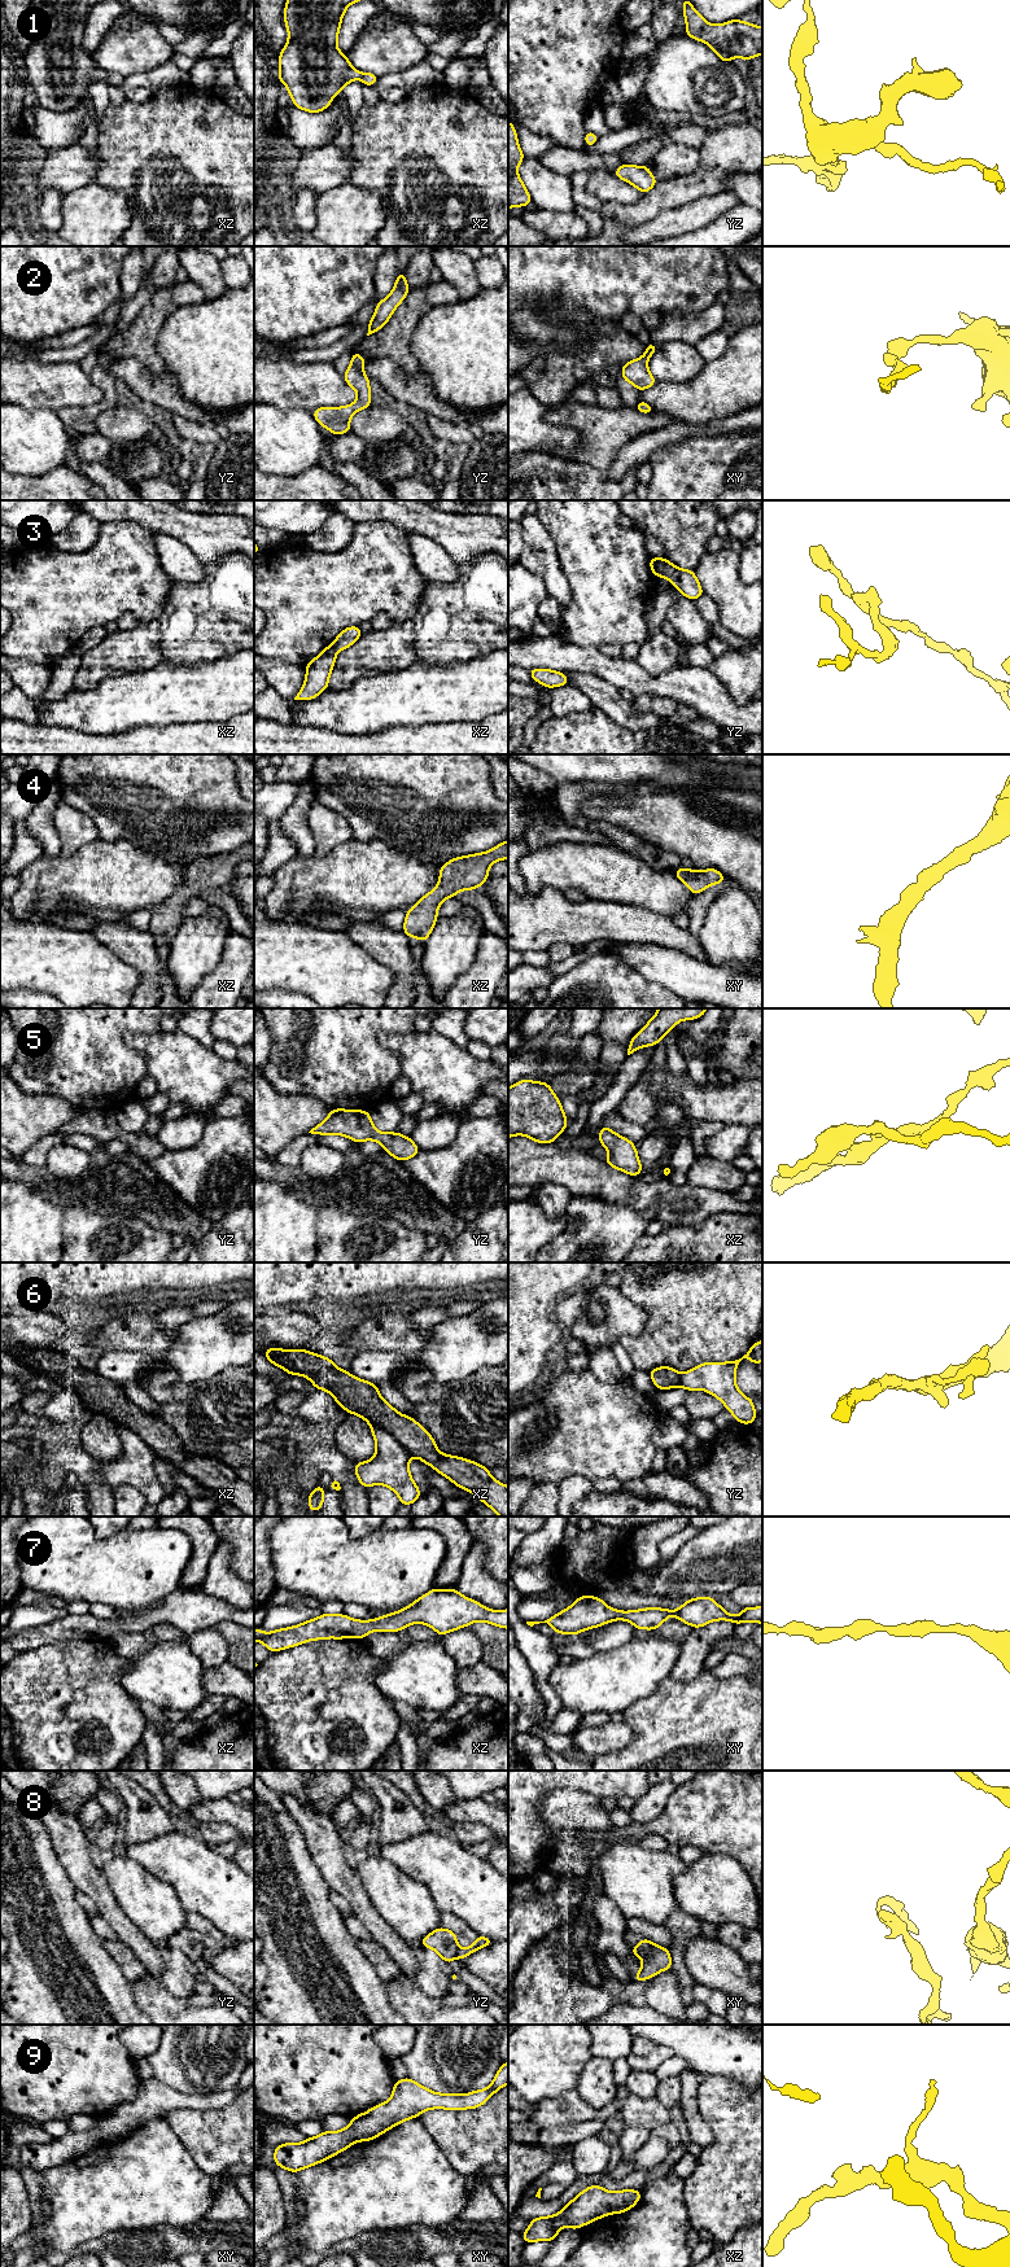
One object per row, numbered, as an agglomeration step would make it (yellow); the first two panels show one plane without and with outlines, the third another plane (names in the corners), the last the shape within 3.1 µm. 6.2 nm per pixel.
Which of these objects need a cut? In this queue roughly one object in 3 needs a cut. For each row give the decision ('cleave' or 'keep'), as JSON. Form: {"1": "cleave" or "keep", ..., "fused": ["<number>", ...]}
{"1": "keep", "2": "keep", "3": "cleave", "4": "keep", "5": "keep", "6": "cleave", "7": "keep", "8": "cleave", "9": "keep", "fused": ["3", "6", "8"]}

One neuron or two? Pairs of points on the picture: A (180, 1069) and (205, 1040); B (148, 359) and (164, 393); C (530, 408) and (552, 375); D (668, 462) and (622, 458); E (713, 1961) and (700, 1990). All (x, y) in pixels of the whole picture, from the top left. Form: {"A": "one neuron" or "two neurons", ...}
{"A": "two neurons", "B": "two neurons", "C": "two neurons", "D": "two neurons", "E": "two neurons"}

